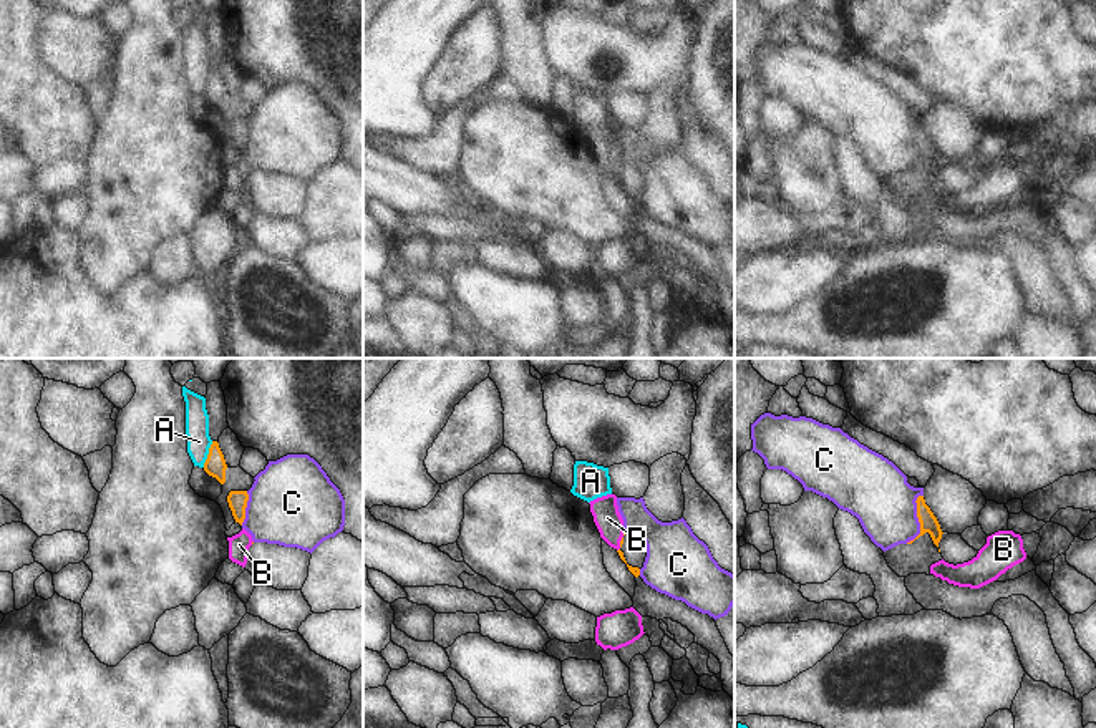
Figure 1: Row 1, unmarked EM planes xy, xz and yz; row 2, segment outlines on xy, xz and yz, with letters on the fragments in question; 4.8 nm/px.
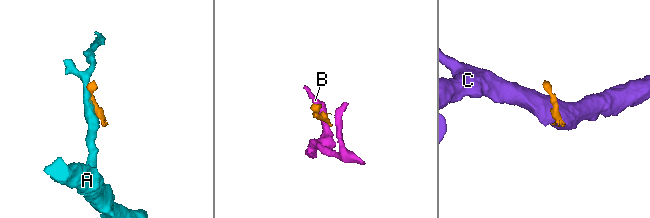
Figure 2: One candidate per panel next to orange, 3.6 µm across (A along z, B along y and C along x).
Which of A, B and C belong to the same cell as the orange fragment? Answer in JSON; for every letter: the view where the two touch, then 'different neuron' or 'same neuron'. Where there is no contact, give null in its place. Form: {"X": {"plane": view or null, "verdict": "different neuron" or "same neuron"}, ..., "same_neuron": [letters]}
{"A": {"plane": "xy", "verdict": "different neuron"}, "B": {"plane": "xz", "verdict": "different neuron"}, "C": {"plane": "yz", "verdict": "different neuron"}, "same_neuron": []}

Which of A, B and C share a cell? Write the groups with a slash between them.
A / B / C

